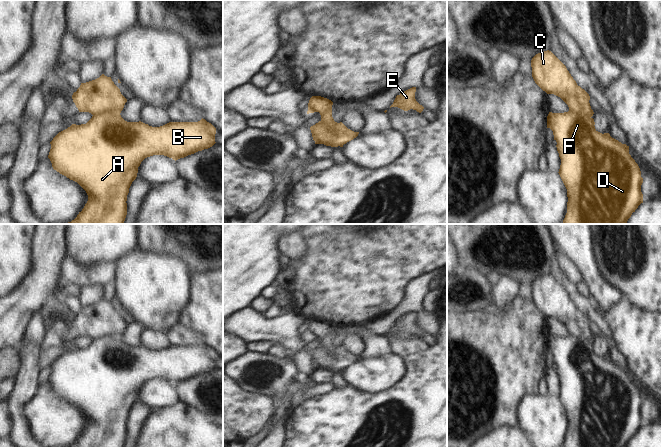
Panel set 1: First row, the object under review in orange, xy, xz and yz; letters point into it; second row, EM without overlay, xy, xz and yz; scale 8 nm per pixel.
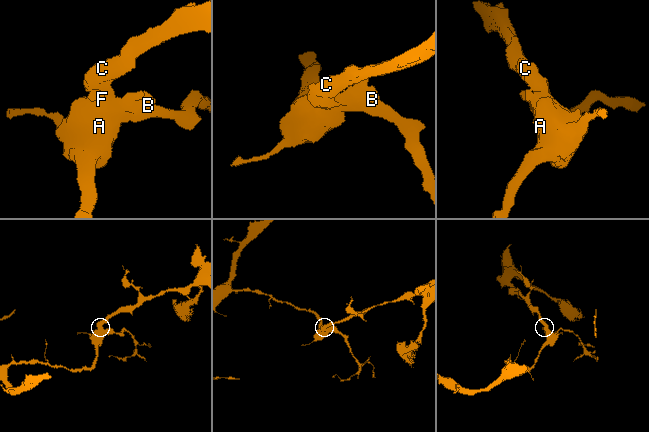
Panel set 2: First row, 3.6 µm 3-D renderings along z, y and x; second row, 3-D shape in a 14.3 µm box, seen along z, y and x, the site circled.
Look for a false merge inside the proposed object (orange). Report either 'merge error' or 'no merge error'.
merge error

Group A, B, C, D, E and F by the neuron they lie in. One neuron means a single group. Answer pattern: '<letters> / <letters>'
A B D E F / C

